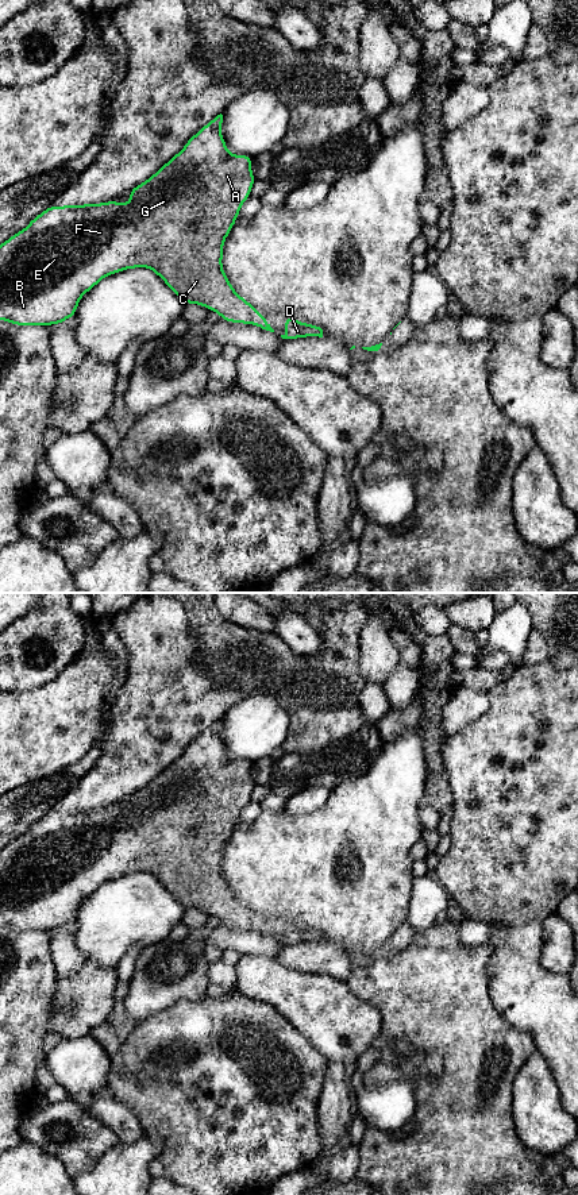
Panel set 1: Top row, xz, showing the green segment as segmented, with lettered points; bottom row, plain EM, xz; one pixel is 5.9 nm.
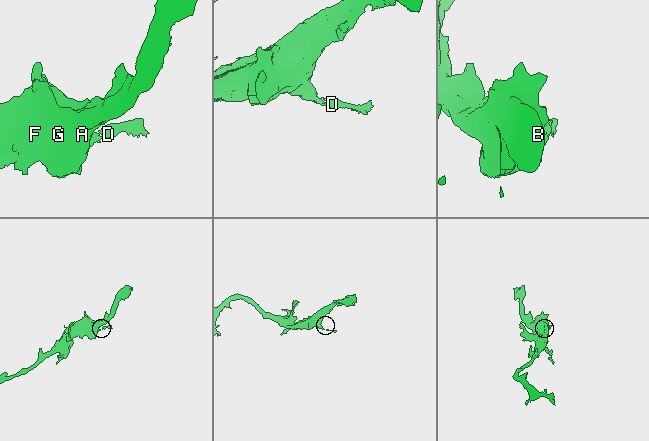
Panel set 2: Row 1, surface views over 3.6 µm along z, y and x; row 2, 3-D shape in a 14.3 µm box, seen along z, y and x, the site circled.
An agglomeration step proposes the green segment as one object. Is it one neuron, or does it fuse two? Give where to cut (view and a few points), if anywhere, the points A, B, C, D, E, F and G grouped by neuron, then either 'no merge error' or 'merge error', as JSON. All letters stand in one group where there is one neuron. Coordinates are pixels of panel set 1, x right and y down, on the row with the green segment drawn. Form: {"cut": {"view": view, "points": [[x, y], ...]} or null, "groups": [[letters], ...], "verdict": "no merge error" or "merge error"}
{"cut": null, "groups": [["A", "B", "C", "D", "E", "F", "G"]], "verdict": "no merge error"}

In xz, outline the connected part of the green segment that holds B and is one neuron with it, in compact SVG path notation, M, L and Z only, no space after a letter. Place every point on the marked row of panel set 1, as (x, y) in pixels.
M220 113L208 124L205 124L186 142L184 149L177 153L169 162L166 162L157 173L154 173L147 181L130 190L128 204L120 204L116 200L105 201L101 204L65 204L62 208L55 208L51 204L41 215L34 217L24 230L16 232L8 240L3 242L0 244L0 320L9 321L15 325L46 327L63 323L66 319L74 317L81 297L107 275L116 274L127 269L147 267L159 275L163 282L184 301L184 304L199 304L209 311L217 312L221 320L240 324L251 323L255 327L274 332L266 317L259 313L254 305L247 302L235 292L221 266L223 244L226 238L231 232L232 225L238 219L242 204L250 197L251 188L257 180L251 173L253 157L235 155L228 153L224 138L220 132L221 123L223 115Z

